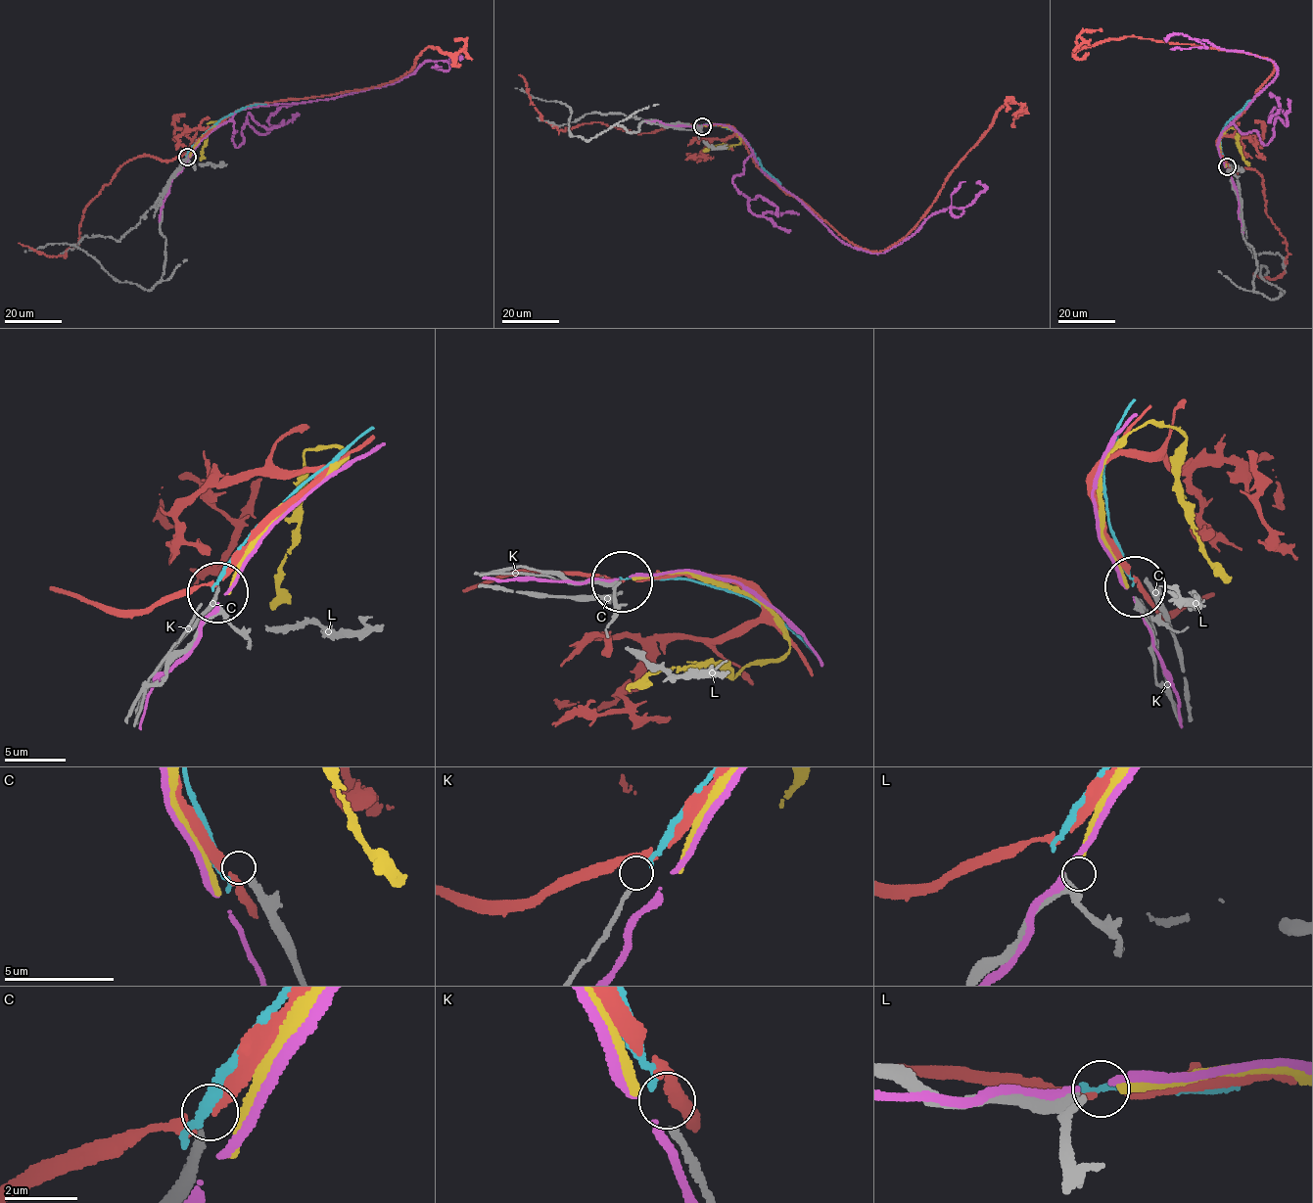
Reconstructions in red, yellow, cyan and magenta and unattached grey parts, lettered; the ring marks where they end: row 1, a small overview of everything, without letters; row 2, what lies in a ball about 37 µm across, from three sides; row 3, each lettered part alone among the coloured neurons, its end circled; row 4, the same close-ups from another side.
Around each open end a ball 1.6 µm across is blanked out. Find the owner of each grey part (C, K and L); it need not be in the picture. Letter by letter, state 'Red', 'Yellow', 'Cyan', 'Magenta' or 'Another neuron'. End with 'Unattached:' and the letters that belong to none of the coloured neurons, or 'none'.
C: Another neuron
K: Cyan
L: Yellow
Unattached: C

